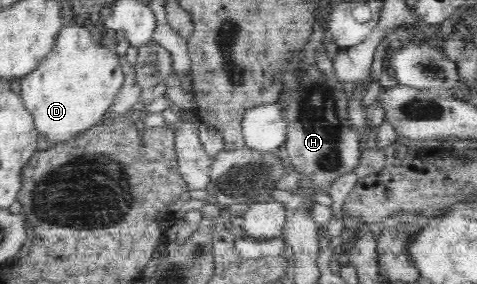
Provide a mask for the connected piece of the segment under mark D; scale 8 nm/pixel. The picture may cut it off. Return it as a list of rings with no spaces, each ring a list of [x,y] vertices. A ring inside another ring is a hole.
[[[79,19],[67,23],[55,40],[53,50],[41,64],[31,73],[20,79],[20,96],[27,111],[31,112],[34,125],[42,138],[51,145],[67,142],[76,134],[89,130],[103,121],[107,110],[113,105],[117,91],[123,87],[125,81],[125,67],[115,50],[106,49],[97,44],[90,33],[90,25],[79,23]]]

